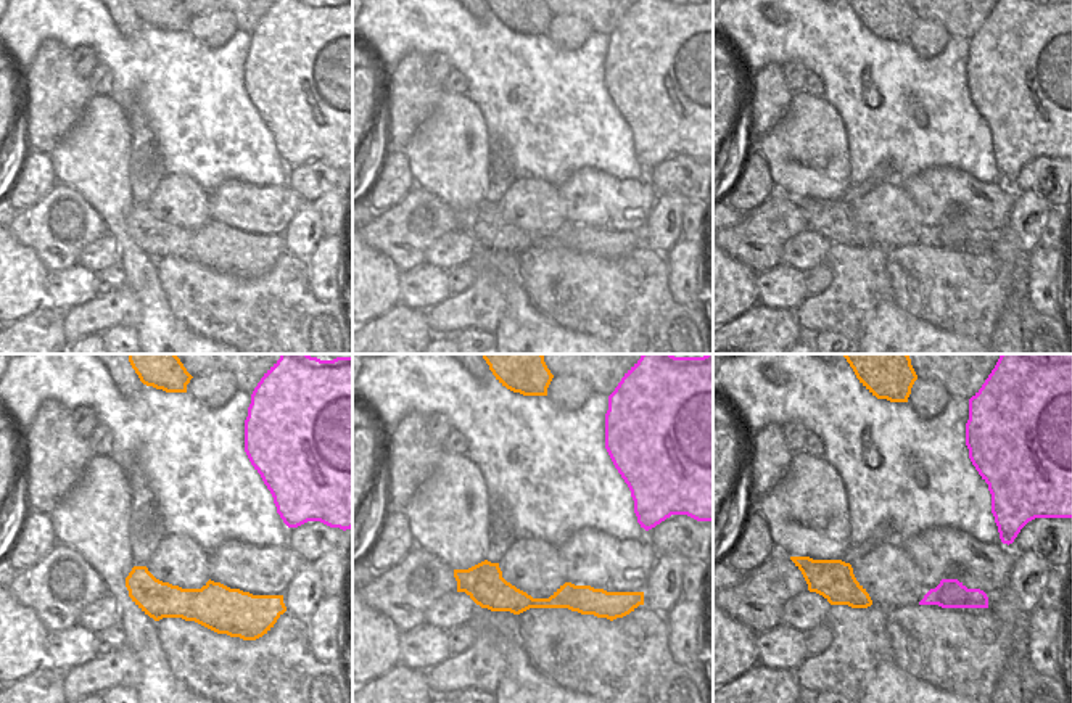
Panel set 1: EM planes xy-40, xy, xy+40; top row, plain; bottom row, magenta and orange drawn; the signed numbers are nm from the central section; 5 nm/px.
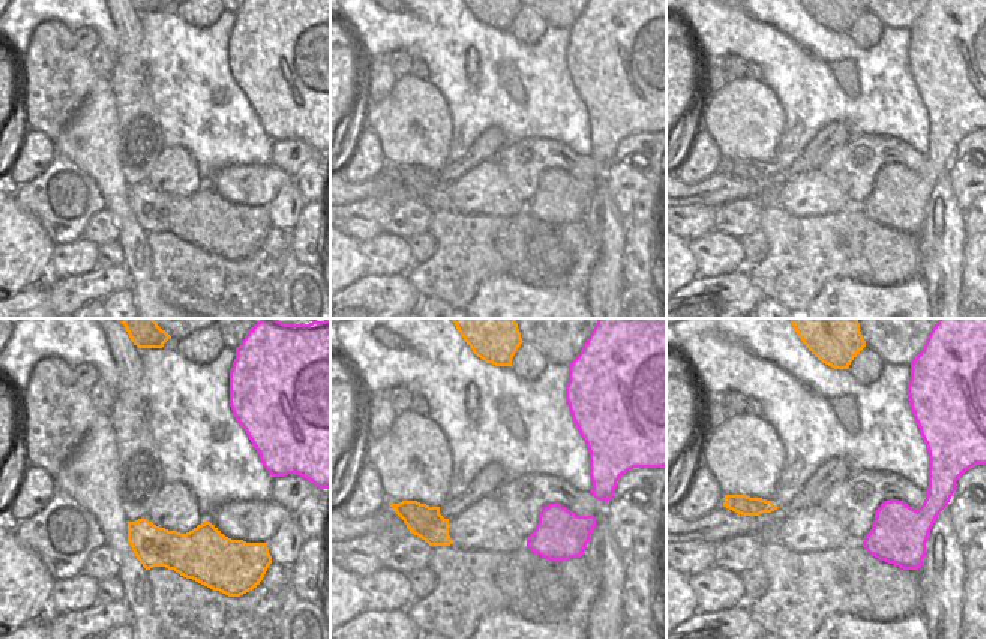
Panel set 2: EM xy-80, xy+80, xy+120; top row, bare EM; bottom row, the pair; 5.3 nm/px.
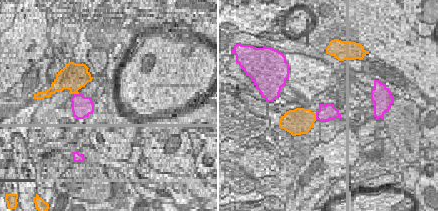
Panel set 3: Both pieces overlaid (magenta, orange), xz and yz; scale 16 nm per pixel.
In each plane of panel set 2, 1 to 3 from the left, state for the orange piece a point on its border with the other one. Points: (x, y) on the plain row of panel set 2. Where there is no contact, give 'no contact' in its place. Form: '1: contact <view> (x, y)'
1: no contact
2: no contact
3: no contact

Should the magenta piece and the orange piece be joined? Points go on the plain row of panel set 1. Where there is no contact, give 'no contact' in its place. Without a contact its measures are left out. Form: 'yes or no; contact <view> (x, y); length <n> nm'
no; no contact

